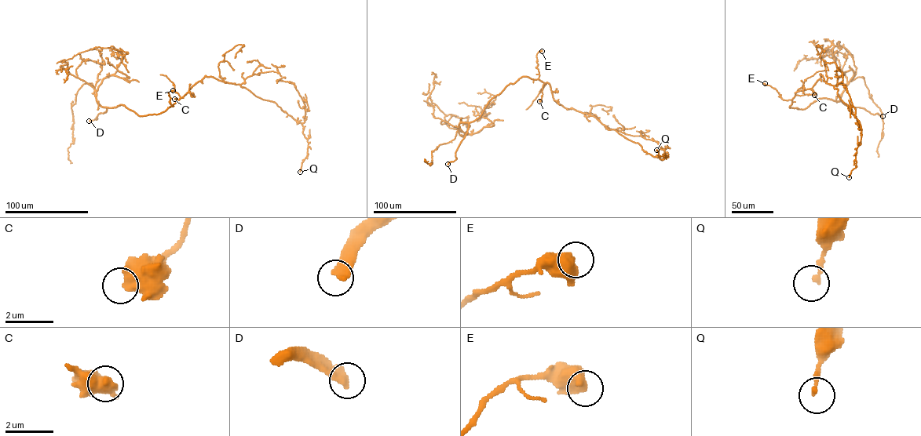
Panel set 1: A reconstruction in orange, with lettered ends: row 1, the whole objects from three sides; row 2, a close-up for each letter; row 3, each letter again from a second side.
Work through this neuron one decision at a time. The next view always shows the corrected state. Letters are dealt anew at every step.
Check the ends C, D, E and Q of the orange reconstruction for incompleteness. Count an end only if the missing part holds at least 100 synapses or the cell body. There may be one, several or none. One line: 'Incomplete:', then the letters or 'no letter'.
Incomplete: D

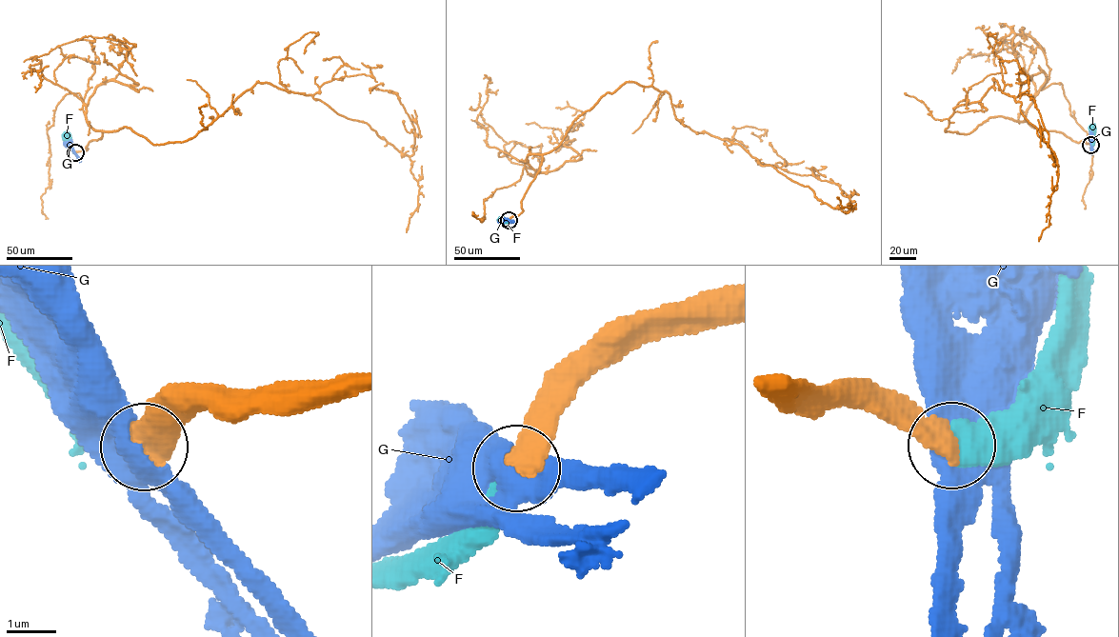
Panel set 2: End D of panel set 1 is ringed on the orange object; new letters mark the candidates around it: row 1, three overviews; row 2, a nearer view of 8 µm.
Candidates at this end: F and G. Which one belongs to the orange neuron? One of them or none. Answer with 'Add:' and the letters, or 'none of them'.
Add: F

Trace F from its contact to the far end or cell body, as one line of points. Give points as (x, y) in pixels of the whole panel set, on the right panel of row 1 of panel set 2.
F: (1090, 145), (1093, 142), (1093, 128)

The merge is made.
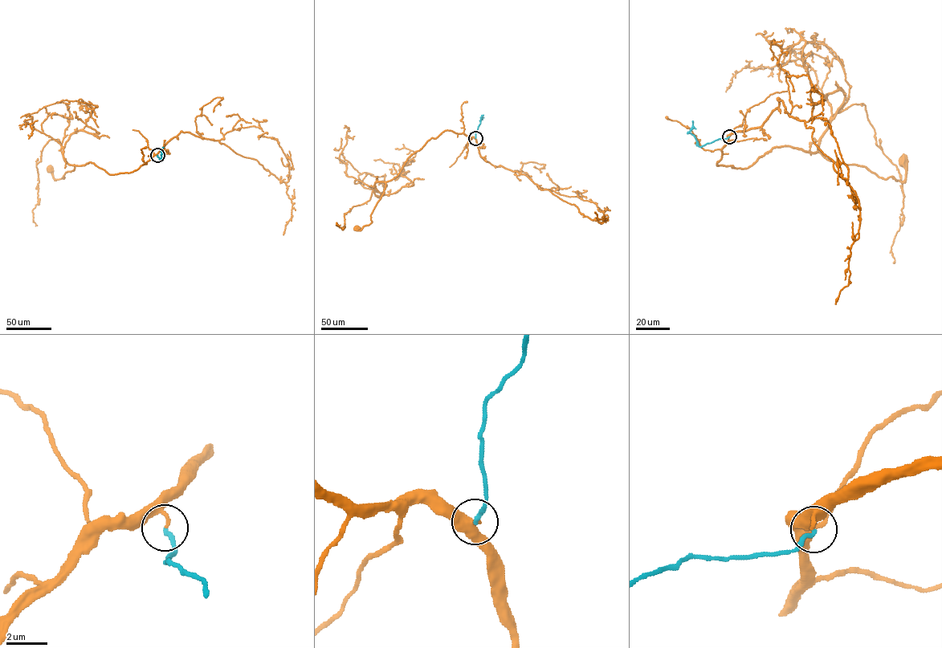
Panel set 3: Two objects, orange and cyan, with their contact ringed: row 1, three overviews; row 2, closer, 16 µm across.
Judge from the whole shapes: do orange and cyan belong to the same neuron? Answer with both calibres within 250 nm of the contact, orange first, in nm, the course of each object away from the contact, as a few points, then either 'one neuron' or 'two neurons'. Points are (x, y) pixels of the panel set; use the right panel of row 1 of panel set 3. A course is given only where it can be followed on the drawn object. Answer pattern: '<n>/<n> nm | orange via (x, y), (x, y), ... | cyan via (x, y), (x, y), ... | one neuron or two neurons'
140/190 nm | orange via (729, 136), (717, 165), (748, 168), (774, 147), (789, 146), (900, 181), (904, 160) | cyan via (729, 136), (699, 146), (689, 132), (692, 121) | one neuron

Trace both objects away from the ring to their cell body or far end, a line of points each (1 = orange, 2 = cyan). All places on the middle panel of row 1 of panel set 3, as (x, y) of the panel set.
1: (475, 138), (450, 130), (431, 138), (385, 182), (372, 222), (357, 229)
2: (475, 138), (480, 117), (483, 117)

